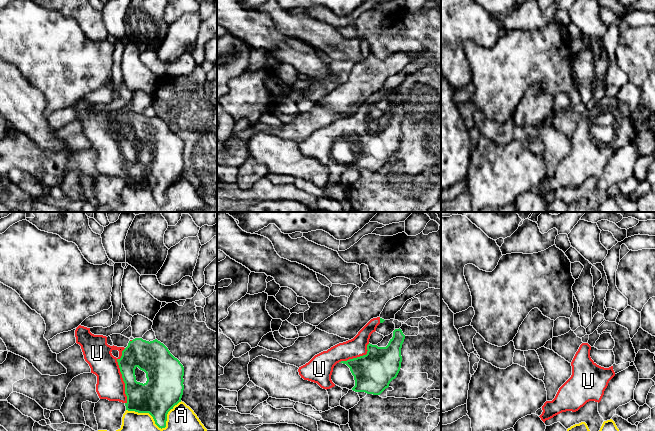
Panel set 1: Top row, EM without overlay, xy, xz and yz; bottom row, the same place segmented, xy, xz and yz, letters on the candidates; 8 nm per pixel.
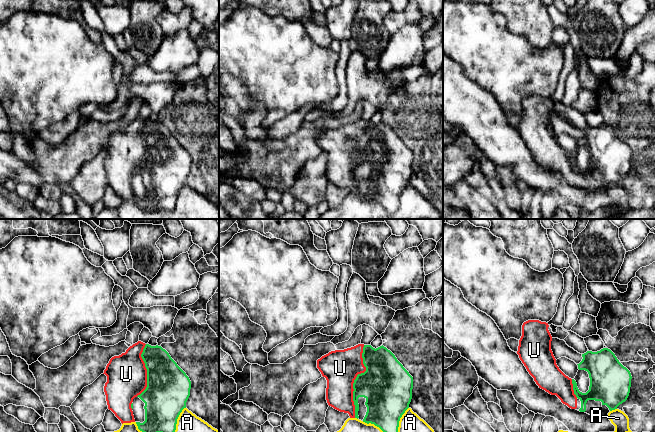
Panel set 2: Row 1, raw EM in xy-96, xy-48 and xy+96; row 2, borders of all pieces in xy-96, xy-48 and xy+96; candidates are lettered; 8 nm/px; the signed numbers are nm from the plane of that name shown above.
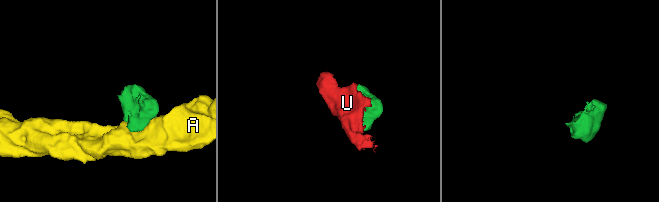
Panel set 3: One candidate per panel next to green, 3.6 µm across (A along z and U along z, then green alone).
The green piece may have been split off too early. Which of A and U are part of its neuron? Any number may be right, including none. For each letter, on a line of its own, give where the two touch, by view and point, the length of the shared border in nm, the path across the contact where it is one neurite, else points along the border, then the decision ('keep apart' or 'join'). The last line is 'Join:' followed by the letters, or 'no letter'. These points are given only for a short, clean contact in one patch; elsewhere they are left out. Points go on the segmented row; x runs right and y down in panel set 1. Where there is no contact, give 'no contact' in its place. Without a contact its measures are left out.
A: xy (157, 425) | 460 nm | keep apart
U: xy (122, 376) | 440 nm | join
Join: U

